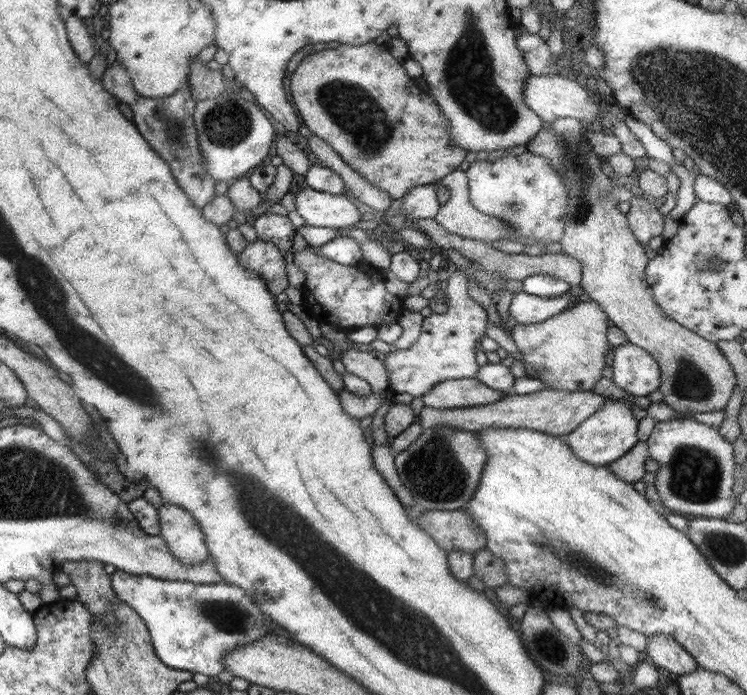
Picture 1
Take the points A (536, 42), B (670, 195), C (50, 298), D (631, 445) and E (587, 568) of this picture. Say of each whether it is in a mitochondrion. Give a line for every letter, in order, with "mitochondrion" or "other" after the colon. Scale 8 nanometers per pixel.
A: other
B: other
C: mitochondrion
D: other
E: mitochondrion

